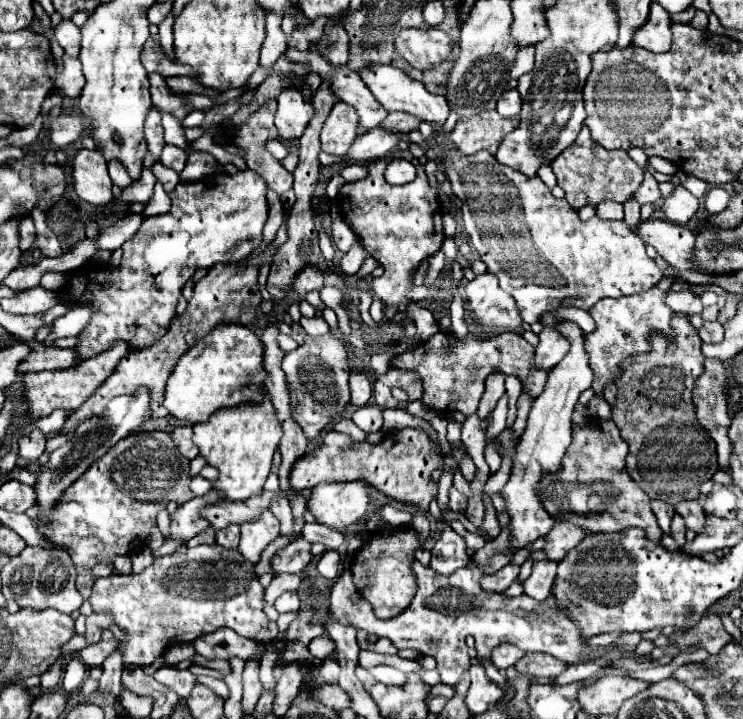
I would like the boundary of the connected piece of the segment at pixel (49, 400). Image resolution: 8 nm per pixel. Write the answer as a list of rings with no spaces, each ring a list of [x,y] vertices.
[[[113,343],[109,349],[97,353],[95,357],[89,357],[89,359],[85,359],[85,361],[77,363],[75,367],[69,367],[65,371],[41,371],[41,373],[25,375],[23,385],[25,385],[27,411],[23,415],[29,421],[35,421],[35,419],[51,415],[51,411],[55,411],[55,409],[77,409],[77,407],[81,407],[93,395],[93,391],[115,371],[119,359],[127,353],[129,353],[127,343]]]

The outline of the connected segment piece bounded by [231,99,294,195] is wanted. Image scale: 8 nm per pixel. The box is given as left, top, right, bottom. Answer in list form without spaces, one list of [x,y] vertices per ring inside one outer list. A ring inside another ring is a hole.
[[[269,99],[269,103],[265,103],[241,129],[237,129],[237,131],[231,133],[231,141],[235,141],[235,145],[245,151],[245,161],[247,161],[249,169],[257,171],[267,181],[267,187],[269,189],[273,189],[275,193],[283,195],[285,191],[292,189],[294,181],[293,175],[287,169],[283,169],[283,165],[265,149],[265,141],[267,139],[277,139],[277,127],[273,125],[275,111],[277,111],[277,101],[275,99]]]

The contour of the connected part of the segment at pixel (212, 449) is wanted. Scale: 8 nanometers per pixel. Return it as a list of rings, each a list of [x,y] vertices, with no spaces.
[[[265,395],[265,401],[259,405],[243,405],[233,409],[221,409],[209,417],[207,423],[193,425],[193,443],[199,449],[199,455],[207,465],[219,471],[213,489],[219,499],[227,501],[245,501],[253,495],[263,493],[265,479],[271,471],[271,459],[279,447],[281,427],[277,423],[275,409],[271,399]]]

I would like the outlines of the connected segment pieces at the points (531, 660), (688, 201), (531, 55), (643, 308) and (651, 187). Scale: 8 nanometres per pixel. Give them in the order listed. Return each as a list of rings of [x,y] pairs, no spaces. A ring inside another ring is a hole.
[[[525,653],[521,661],[517,661],[515,669],[533,677],[557,677],[567,669],[567,663],[547,653]]]
[[[682,185],[676,186],[674,193],[665,200],[662,207],[663,214],[673,223],[687,225],[699,209],[698,198],[693,197]]]
[[[535,46],[525,47],[525,49],[519,49],[517,53],[517,59],[511,67],[511,77],[513,79],[519,79],[523,73],[529,73],[533,70],[535,61]]]
[[[657,287],[637,293],[637,295],[625,295],[619,299],[601,299],[593,309],[591,317],[597,323],[597,329],[585,337],[585,347],[591,357],[591,369],[595,373],[593,391],[601,393],[607,383],[611,383],[619,371],[619,363],[629,355],[639,355],[651,351],[651,345],[647,341],[649,331],[659,329],[665,335],[671,335],[671,317],[673,311],[665,307],[663,303],[665,293]]]
[[[645,171],[645,179],[643,179],[639,191],[635,193],[635,199],[637,199],[641,205],[645,205],[645,203],[655,203],[659,197],[661,197],[659,183],[655,181],[655,177],[653,177],[649,171]]]

